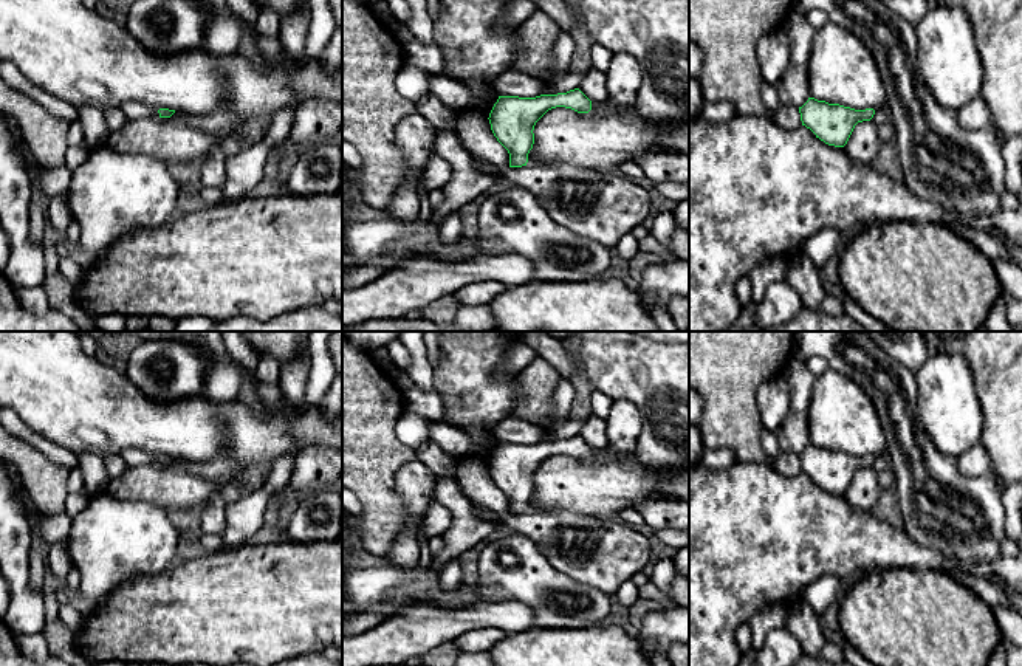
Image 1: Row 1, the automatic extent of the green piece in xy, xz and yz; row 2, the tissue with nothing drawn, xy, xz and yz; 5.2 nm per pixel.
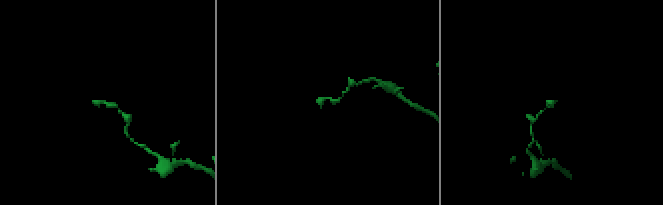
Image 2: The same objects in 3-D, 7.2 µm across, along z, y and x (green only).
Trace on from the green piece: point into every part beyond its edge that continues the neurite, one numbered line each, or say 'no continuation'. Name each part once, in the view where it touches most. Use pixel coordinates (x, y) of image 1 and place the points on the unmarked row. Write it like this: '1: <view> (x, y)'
no continuation

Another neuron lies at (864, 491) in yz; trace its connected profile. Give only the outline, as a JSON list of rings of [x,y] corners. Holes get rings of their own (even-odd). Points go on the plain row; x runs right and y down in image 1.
[[[870,468],[858,469],[844,493],[849,505],[858,511],[872,511],[881,497],[883,488],[878,483],[878,472]]]

